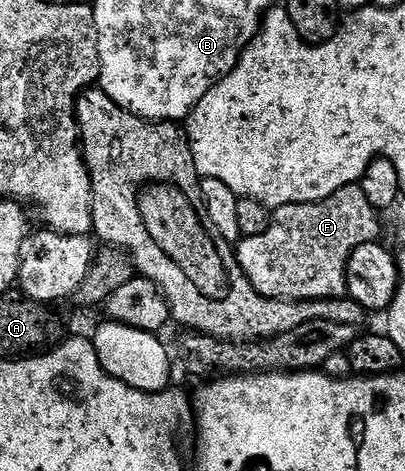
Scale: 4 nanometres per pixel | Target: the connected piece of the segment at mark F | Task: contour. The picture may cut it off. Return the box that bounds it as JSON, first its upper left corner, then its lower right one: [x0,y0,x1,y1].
[235,183,381,303]

